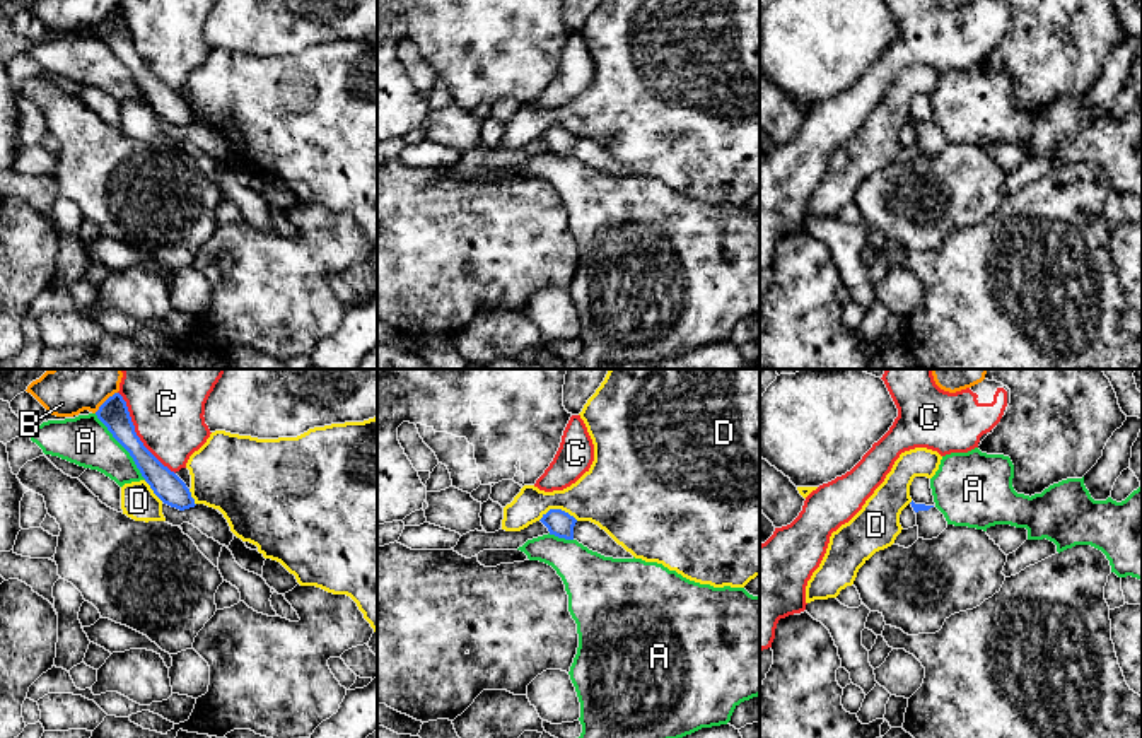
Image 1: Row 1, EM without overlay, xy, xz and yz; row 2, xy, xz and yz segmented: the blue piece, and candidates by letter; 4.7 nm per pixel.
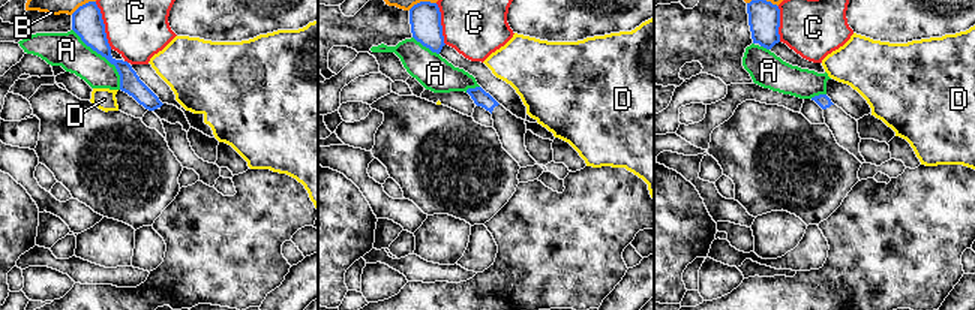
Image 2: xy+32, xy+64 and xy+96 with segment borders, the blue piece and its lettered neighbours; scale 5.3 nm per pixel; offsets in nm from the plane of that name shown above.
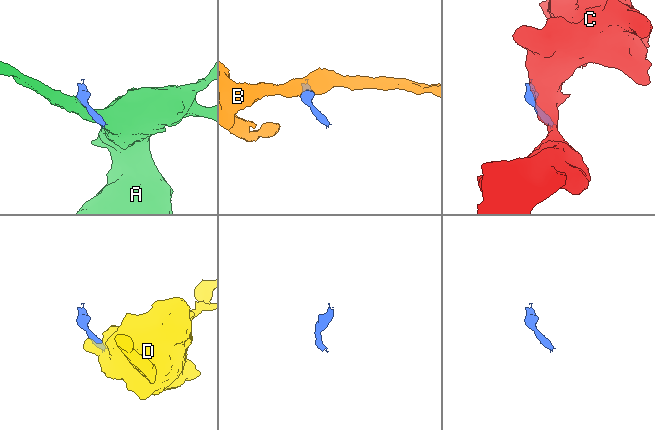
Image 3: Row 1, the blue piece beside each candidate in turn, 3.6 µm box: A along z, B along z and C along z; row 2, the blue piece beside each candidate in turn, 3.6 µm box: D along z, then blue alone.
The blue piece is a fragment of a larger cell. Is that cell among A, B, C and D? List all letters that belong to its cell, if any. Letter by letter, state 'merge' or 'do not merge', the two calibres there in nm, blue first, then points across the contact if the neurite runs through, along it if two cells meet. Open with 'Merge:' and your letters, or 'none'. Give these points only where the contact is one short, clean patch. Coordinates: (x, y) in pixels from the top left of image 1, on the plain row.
Merge: none
A: do not merge; calibres 140 and 240 nm
B: do not merge; calibres 140 and 160 nm; border xy (116, 9), (94, 29)
C: do not merge; calibres 140 and 320 nm
D: do not merge; calibres 120 and 300 nm; border xz (538, 137), (550, 127), (564, 127), (577, 137)

